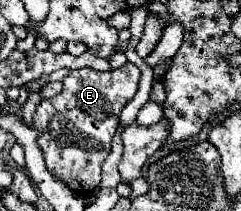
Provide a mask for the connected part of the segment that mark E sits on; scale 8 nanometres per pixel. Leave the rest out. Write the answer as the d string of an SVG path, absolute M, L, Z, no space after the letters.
M126 63L120 69L98 73L94 69L72 71L62 83L64 89L54 99L42 99L34 113L34 129L40 131L36 143L44 153L48 171L60 177L74 193L90 195L100 185L102 163L110 153L110 141L118 125L120 111L132 101L140 81L140 69Z

